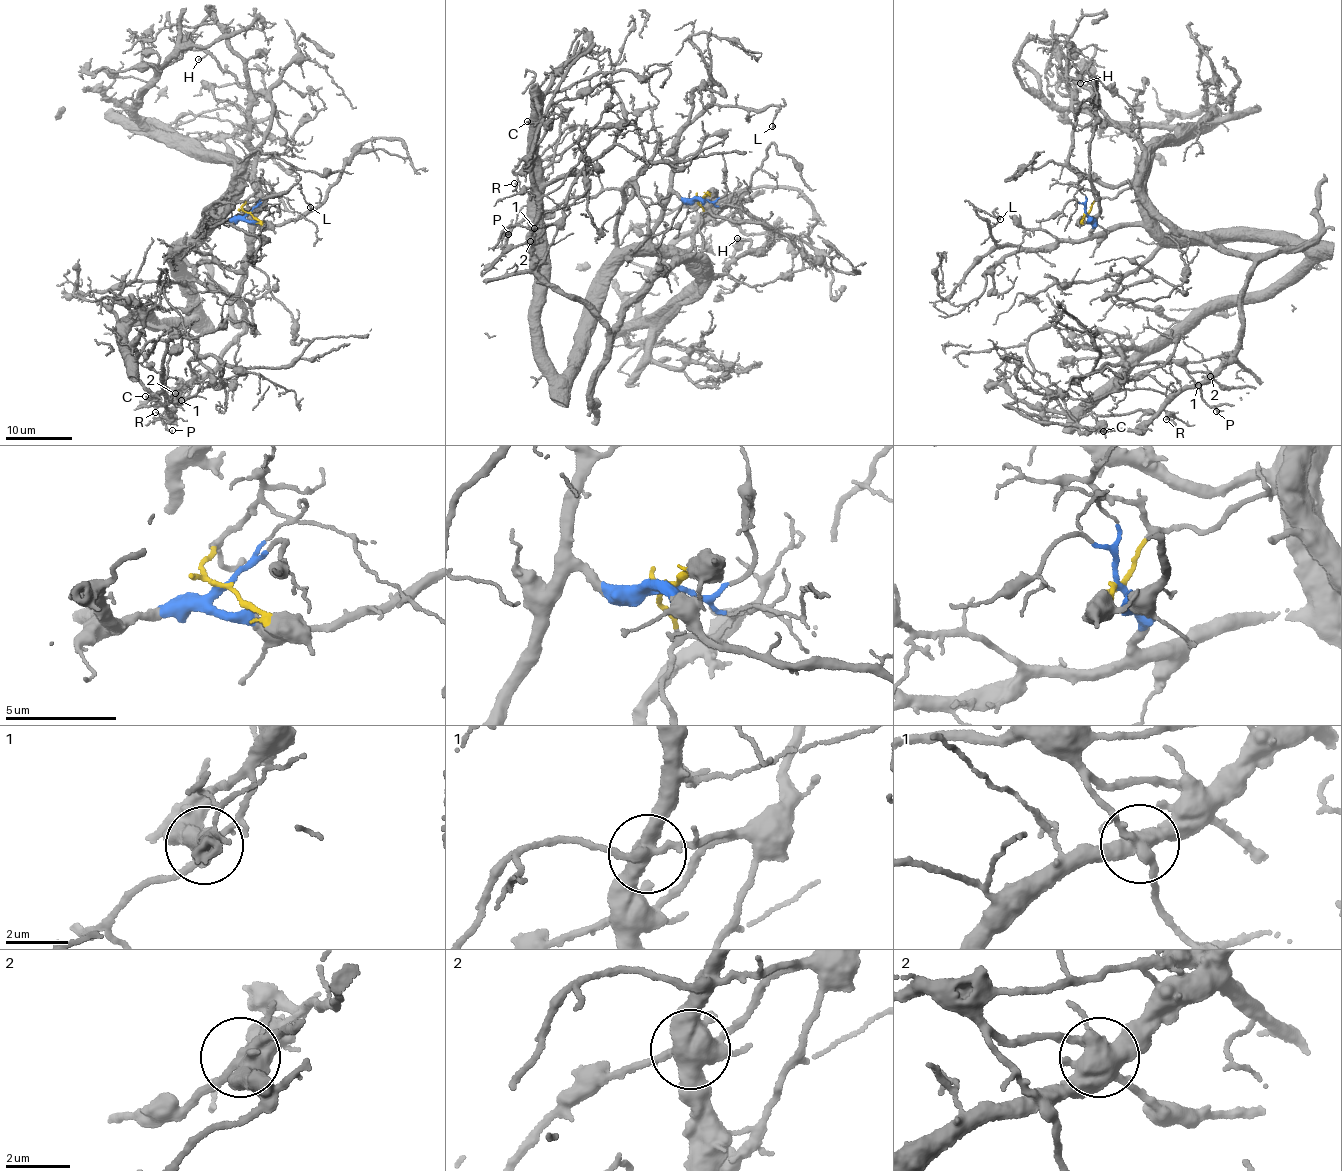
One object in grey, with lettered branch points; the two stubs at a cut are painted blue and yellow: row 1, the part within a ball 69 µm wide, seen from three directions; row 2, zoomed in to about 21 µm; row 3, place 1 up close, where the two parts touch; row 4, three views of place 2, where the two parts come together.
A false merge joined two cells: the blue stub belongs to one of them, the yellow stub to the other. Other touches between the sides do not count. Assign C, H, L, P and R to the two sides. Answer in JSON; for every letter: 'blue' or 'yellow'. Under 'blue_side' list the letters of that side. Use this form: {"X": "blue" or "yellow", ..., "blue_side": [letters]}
{"C": "blue", "H": "yellow", "L": "blue", "P": "blue", "R": "yellow", "blue_side": ["C", "L", "P"]}

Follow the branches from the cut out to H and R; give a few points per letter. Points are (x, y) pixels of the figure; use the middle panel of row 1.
H: (701, 198), (699, 232), (702, 255), (715, 277), (731, 262), (760, 252), (755, 254), (748, 239), (736, 238)
R: (701, 198), (701, 253), (654, 279), (611, 331), (537, 271), (529, 240), (538, 205), (532, 188), (514, 184)

